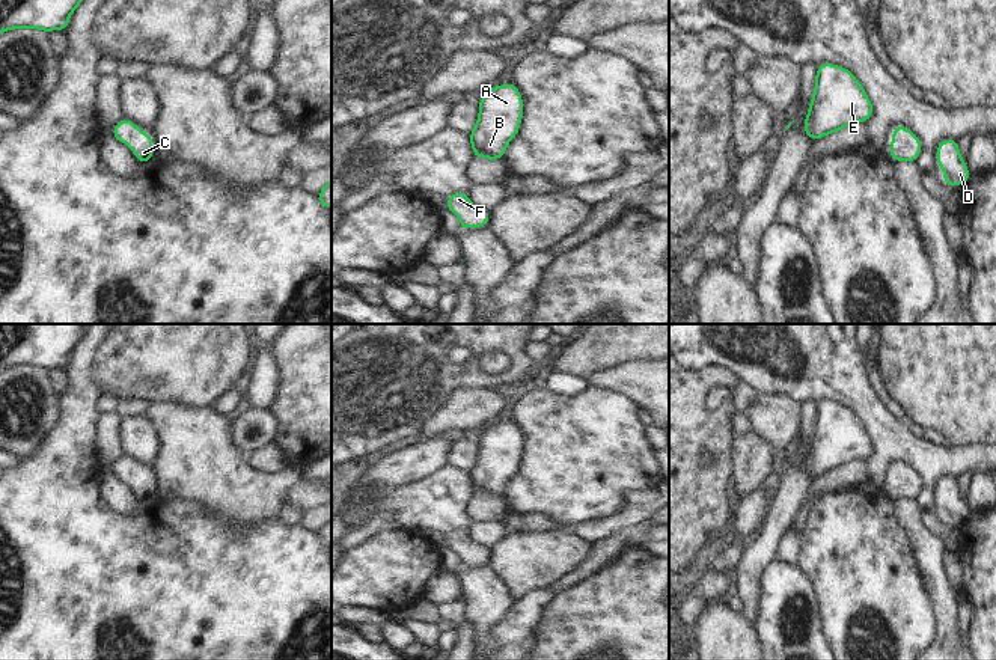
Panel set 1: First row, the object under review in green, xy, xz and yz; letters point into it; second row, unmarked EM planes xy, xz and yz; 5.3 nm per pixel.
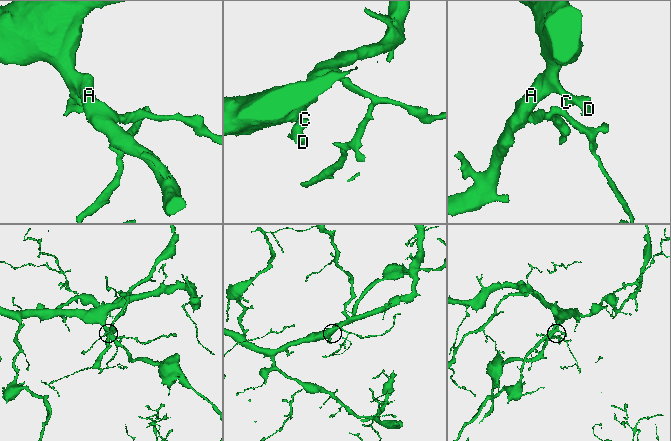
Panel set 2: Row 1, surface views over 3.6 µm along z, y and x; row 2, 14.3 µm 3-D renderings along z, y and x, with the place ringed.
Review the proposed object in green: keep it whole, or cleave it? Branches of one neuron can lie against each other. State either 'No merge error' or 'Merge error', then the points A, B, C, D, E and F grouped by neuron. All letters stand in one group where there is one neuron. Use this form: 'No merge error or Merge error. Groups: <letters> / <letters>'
No merge error. Groups: A B C D E F

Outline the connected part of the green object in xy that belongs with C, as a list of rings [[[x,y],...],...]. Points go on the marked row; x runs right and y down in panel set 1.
[[[128,118],[116,122],[112,136],[115,140],[128,145],[143,166],[148,166],[149,160],[154,157],[152,136],[139,130],[137,125]]]

